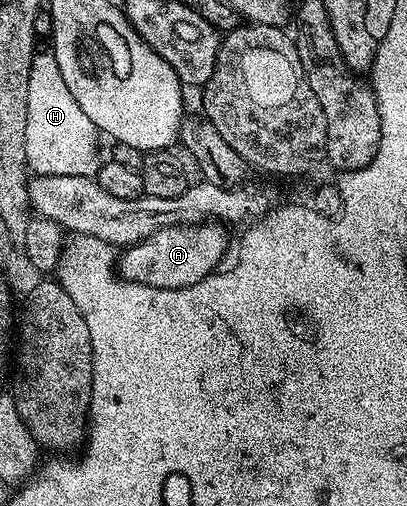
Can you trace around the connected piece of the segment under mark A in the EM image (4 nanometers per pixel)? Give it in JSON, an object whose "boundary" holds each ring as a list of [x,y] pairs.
{"boundary":[[[216,221],[164,227],[143,242],[124,248],[116,256],[115,270],[128,283],[142,283],[159,289],[195,285],[222,266],[221,258],[229,247],[229,235],[225,231],[228,230]]]}

